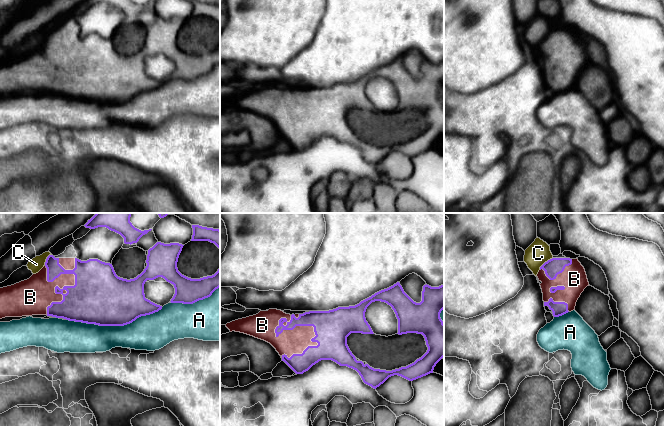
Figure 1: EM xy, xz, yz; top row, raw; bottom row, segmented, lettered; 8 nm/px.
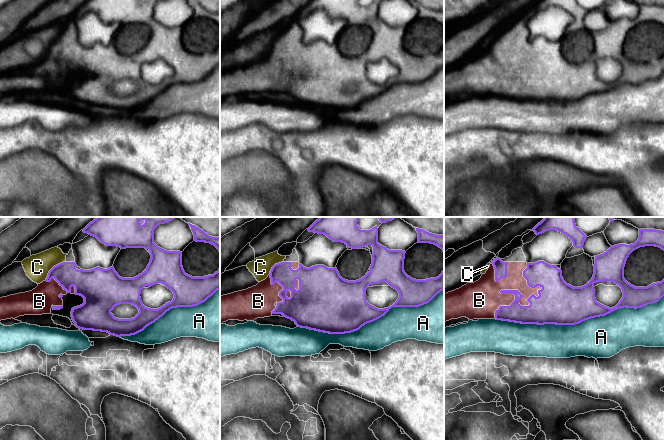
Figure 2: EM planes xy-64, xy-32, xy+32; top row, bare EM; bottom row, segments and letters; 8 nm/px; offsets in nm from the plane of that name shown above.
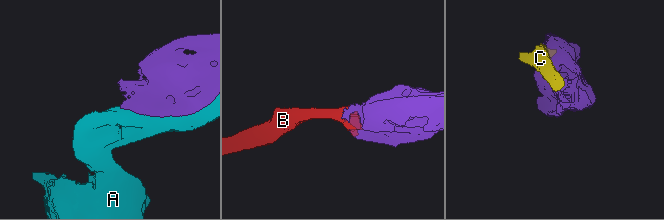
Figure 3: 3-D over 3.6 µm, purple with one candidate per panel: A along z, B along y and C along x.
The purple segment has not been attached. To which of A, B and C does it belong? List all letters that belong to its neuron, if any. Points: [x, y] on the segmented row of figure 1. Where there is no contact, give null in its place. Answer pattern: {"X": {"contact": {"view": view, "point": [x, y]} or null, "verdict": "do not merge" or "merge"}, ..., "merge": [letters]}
{"A": {"contact": {"view": "xy", "point": [114, 325]}, "verdict": "do not merge"}, "B": {"contact": {"view": "xz", "point": [309, 346]}, "verdict": "merge"}, "C": {"contact": {"view": "yz", "point": [545, 262]}, "verdict": "do not merge"}, "merge": ["B"]}

